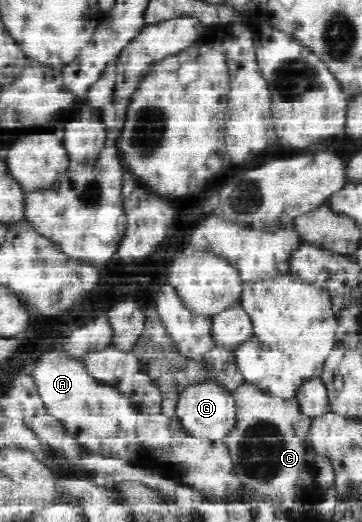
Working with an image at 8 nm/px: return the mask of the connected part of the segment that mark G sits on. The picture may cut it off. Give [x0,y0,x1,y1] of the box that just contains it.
[177,380,237,442]

